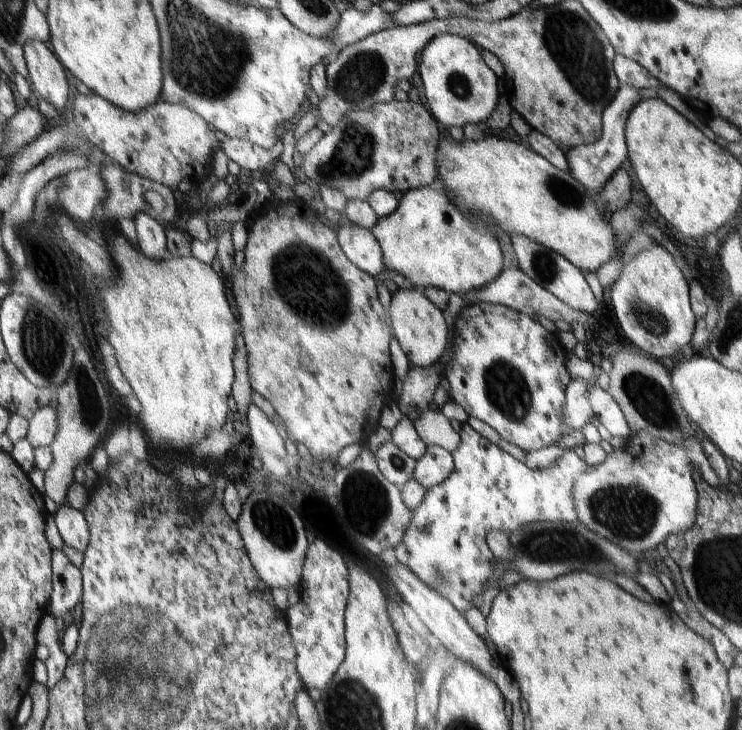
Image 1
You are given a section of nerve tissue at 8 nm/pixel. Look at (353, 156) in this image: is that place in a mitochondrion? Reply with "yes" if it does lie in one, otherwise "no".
yes

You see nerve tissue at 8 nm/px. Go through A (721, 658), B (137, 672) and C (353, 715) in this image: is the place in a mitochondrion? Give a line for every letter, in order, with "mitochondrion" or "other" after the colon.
A: other
B: mitochondrion
C: mitochondrion

